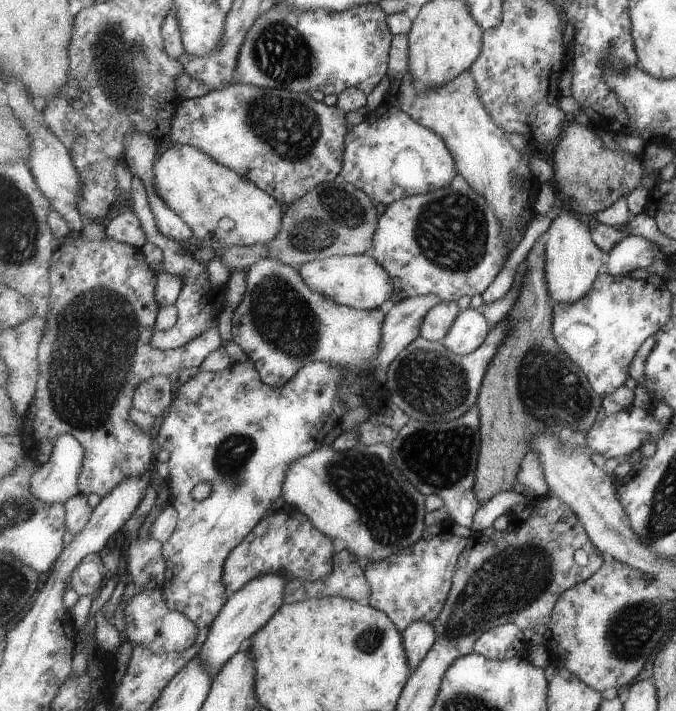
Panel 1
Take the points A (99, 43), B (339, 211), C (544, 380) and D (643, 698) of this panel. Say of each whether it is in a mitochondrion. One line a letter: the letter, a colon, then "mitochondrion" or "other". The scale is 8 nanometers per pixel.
A: mitochondrion
B: mitochondrion
C: mitochondrion
D: other

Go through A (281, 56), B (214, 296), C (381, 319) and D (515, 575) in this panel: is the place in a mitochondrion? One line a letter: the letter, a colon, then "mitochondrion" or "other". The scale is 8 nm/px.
A: mitochondrion
B: other
C: other
D: mitochondrion

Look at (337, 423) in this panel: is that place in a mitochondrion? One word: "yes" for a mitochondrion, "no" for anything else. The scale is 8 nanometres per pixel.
no

